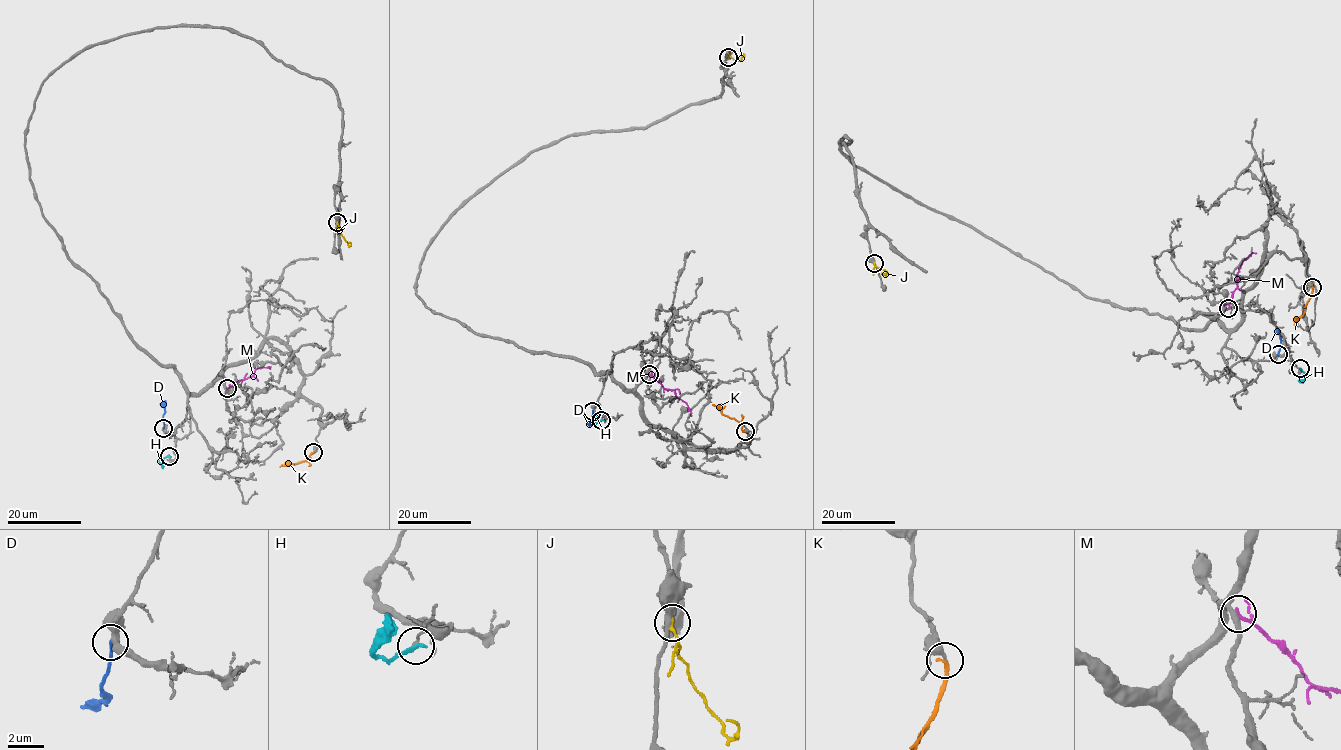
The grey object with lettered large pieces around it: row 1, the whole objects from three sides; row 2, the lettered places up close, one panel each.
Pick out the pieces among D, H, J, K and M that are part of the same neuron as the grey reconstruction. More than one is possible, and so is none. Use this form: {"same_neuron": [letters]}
{"same_neuron": ["K"]}

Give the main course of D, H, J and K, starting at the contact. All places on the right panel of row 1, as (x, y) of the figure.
D: (1278, 354), (1281, 340), (1276, 326)
H: (1300, 368), (1303, 375), (1299, 382)
J: (874, 263), (887, 272), (881, 274)
K: (1312, 287), (1310, 298), (1295, 327)

